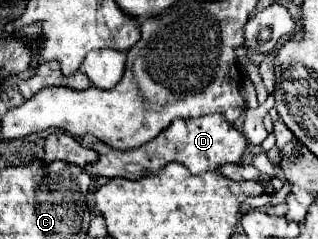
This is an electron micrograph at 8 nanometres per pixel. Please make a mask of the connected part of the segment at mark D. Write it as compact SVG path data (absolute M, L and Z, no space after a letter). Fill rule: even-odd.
M211 113L199 119L175 119L167 129L163 129L153 141L129 149L129 151L119 151L113 149L93 135L85 135L81 139L81 145L97 151L99 161L93 163L87 171L91 175L101 175L101 177L123 177L123 179L139 179L145 173L159 171L171 161L183 163L191 173L205 173L205 171L215 171L217 167L225 163L241 163L243 151L247 147L247 139L243 133L237 131L235 125L231 125L223 115Z

